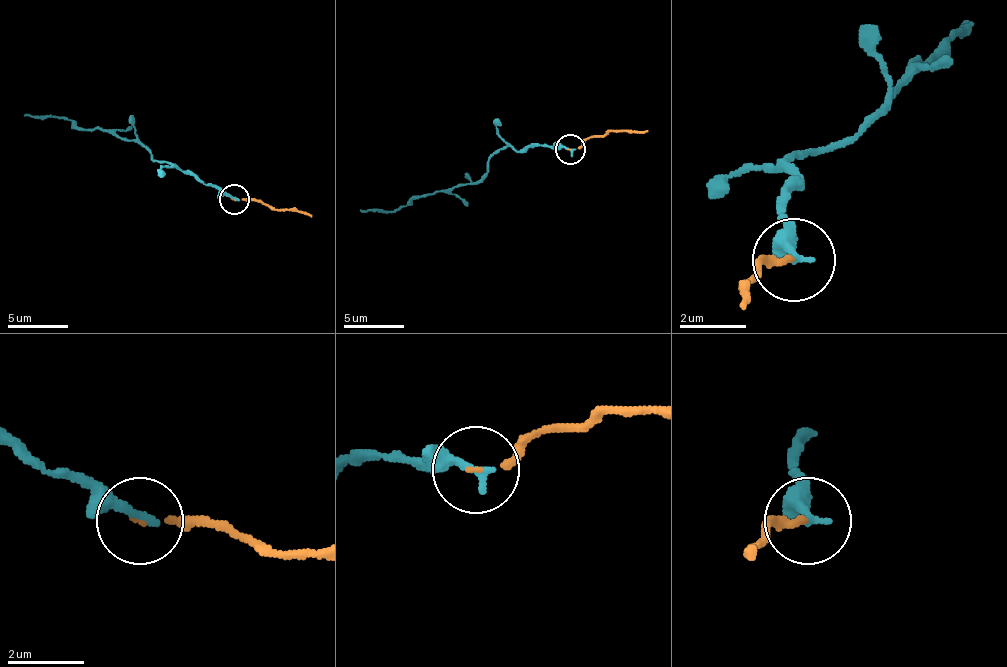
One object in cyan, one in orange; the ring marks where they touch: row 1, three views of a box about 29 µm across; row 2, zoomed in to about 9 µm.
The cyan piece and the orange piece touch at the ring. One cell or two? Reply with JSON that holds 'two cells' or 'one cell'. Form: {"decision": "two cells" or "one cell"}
{"decision": "one cell"}

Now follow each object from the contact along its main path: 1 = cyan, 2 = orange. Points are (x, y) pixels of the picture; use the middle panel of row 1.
1: (570, 148), (501, 148), (471, 184), (414, 196), (390, 211), (360, 208)
2: (570, 148), (609, 130), (648, 130)

